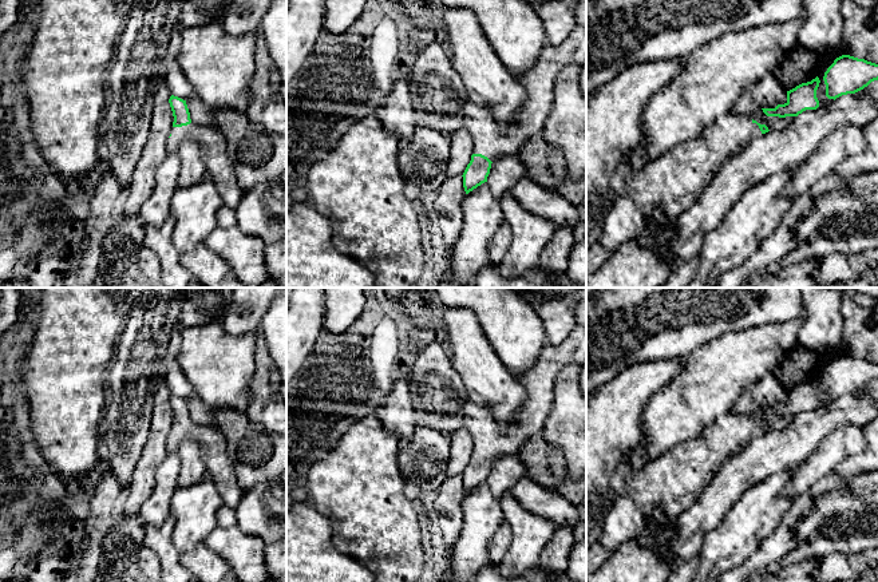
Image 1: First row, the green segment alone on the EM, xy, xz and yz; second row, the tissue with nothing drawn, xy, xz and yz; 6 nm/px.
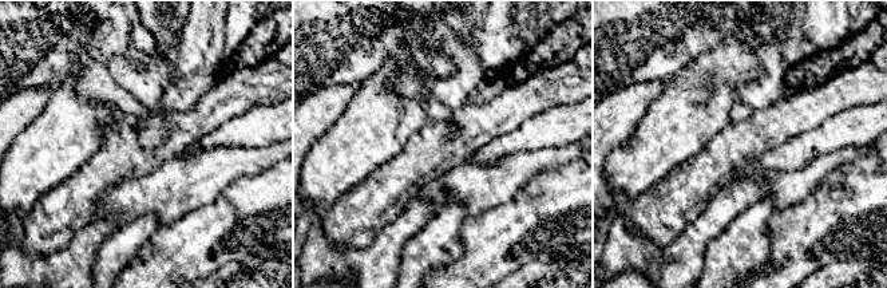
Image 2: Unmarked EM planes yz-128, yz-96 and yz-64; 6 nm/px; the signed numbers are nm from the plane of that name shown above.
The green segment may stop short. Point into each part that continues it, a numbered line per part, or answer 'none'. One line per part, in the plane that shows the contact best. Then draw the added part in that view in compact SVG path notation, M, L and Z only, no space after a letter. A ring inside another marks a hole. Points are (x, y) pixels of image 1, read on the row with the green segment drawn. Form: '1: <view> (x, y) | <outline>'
1: xz (540, 80) | M576 27L572 33L558 45L553 45L546 41L534 66L517 78L525 87L526 100L513 122L515 128L506 134L499 130L499 124L490 111L468 102L464 108L464 118L467 119L467 128L470 130L475 142L472 154L482 154L491 162L498 157L517 155L526 140L542 132L545 120L551 110L555 79L558 74L566 67L581 67L585 60L586 28Z

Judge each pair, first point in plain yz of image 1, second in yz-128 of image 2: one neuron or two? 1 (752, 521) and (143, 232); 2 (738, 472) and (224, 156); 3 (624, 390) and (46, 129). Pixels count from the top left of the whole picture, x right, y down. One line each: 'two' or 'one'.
1: one
2: two
3: two

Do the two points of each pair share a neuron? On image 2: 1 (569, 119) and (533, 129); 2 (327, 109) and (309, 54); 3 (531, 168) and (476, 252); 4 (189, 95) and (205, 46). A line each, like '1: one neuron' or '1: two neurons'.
1: one neuron
2: two neurons
3: two neurons
4: one neuron

